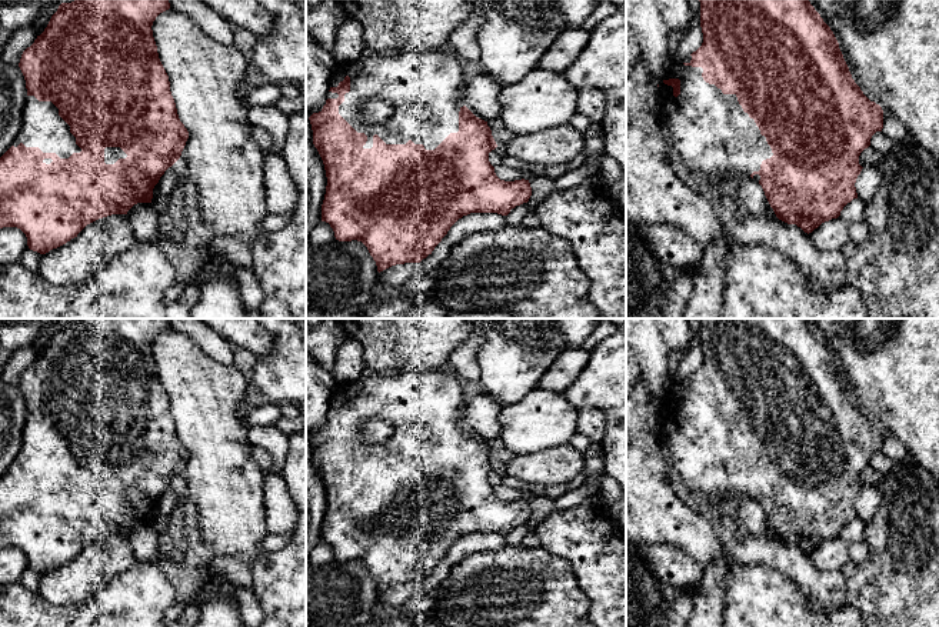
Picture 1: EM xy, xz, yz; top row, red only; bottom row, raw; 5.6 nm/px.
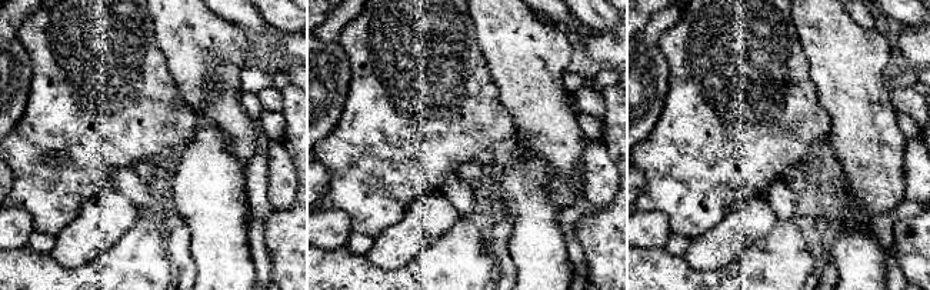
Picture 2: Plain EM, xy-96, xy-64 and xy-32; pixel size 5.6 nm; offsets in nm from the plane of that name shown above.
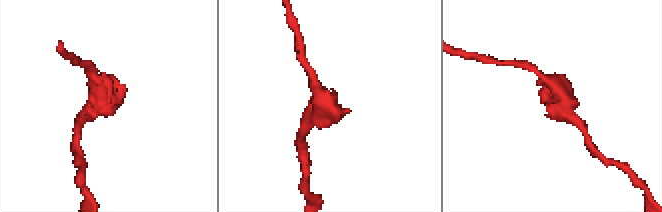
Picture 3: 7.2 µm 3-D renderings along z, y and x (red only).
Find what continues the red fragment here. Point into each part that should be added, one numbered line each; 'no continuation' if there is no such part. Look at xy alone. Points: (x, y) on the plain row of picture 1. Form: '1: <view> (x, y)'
1: xy (42, 446)

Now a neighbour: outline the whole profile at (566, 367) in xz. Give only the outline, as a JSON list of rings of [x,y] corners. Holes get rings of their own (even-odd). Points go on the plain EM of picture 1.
[[[569,347],[563,350],[540,377],[537,388],[565,394],[567,387],[579,377],[587,360],[589,353],[583,348]]]

